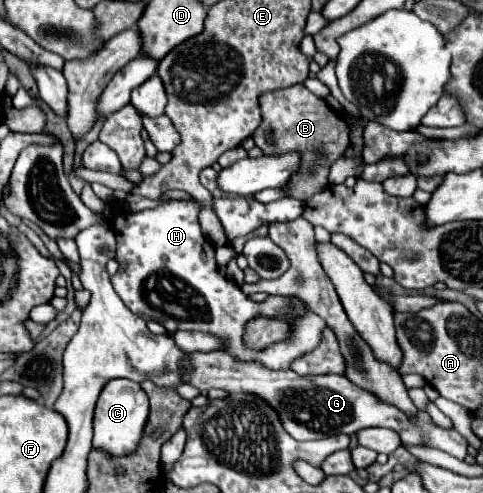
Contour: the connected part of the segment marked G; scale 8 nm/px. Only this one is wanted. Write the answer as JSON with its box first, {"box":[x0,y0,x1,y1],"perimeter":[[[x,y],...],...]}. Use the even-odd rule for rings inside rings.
{"box":[183,352,467,460],"perimeter":[[[193,352],[183,360],[183,366],[191,364],[195,372],[185,376],[185,382],[199,388],[201,392],[211,388],[221,388],[229,394],[253,394],[267,402],[277,414],[283,428],[295,436],[295,440],[319,440],[335,434],[353,436],[361,428],[391,428],[407,444],[439,448],[459,460],[467,456],[467,440],[455,430],[443,430],[425,414],[419,412],[415,418],[407,420],[397,408],[389,404],[375,402],[371,392],[361,392],[345,376],[339,374],[319,374],[319,376],[299,376],[291,370],[271,370],[261,362],[243,362],[229,352]]]}

